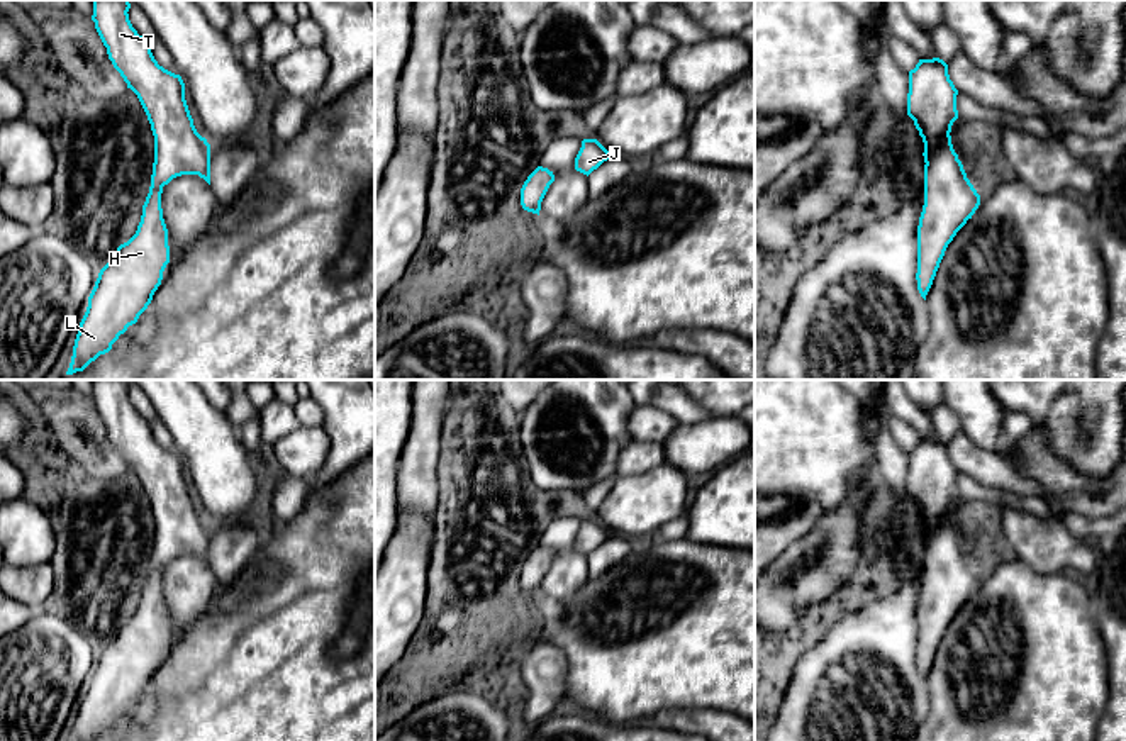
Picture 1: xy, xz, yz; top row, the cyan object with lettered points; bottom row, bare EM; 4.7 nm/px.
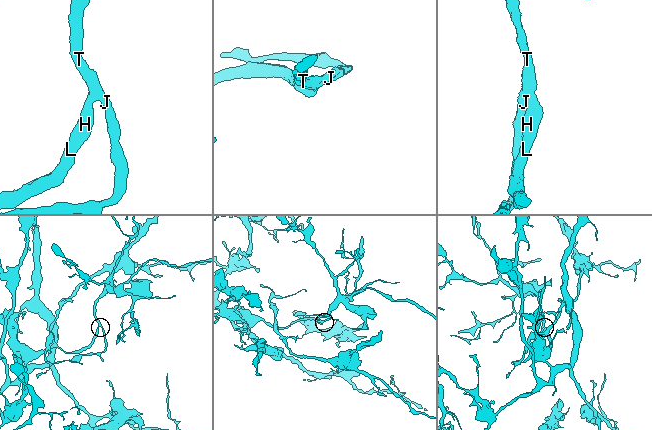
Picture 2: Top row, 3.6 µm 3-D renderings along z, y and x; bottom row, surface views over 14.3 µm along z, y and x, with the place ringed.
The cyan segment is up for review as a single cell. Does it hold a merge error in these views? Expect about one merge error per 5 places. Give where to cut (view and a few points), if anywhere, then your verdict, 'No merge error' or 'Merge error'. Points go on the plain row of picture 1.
No split. No merge error

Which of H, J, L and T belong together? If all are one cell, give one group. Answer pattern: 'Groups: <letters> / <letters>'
Groups: H J L T

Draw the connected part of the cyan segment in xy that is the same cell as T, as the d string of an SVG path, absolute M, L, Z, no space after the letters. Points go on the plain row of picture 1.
M93 380L92 400L107 427L109 439L127 468L137 475L151 504L154 515L151 566L136 614L117 627L114 638L98 653L86 692L78 705L71 741L95 741L100 734L109 733L119 716L137 702L161 665L163 651L170 643L168 609L161 588L163 566L181 554L198 554L210 565L210 524L193 505L185 480L185 463L180 454L158 444L149 422L132 407L129 388L129 380Z

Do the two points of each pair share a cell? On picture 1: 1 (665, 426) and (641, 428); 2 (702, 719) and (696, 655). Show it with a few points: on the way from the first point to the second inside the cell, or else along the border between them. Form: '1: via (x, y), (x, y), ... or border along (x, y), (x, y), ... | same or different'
1: via (660, 426), (646, 426) | same
2: border along (660, 709), (711, 707), (724, 709), (736, 716) | different

